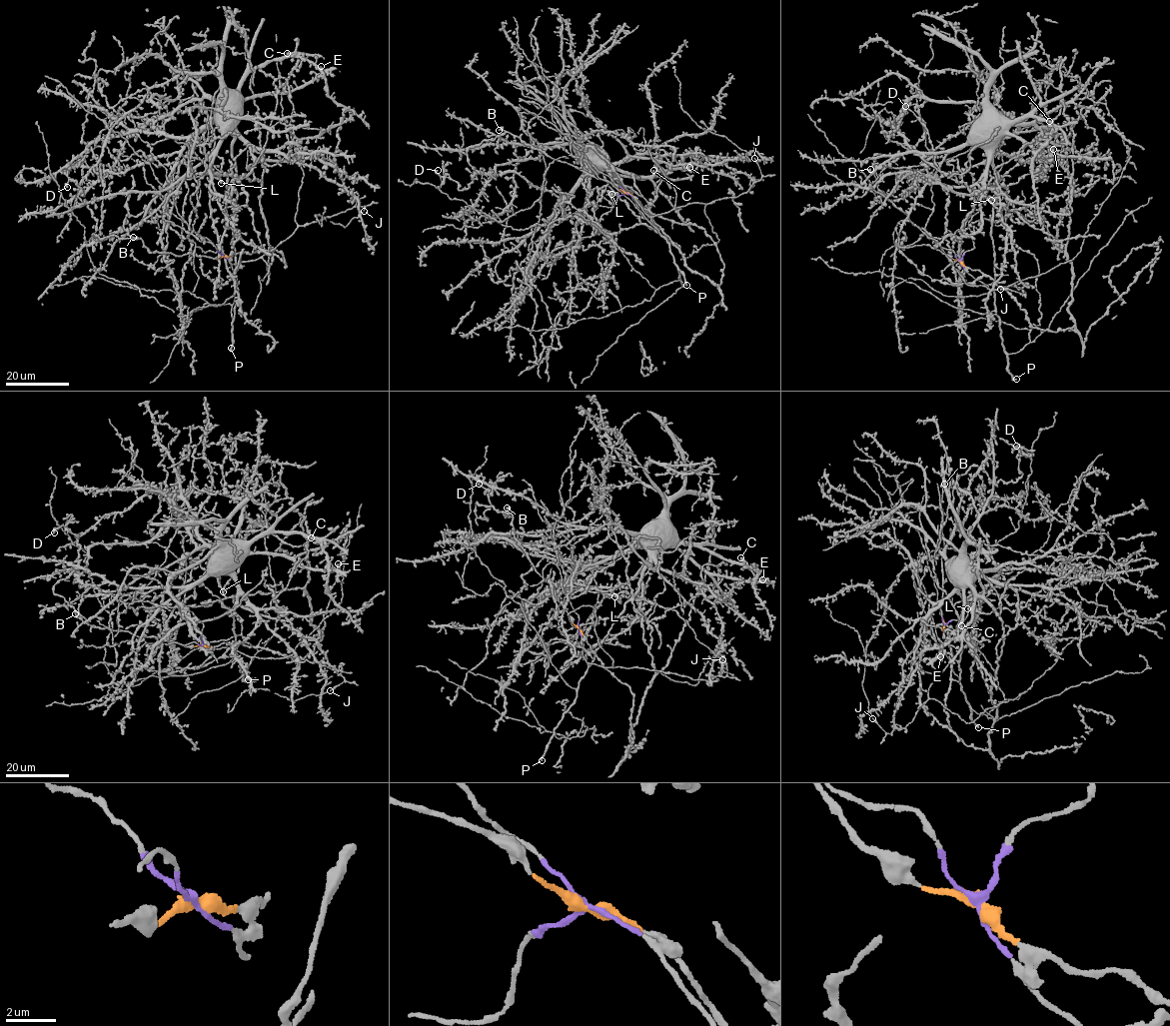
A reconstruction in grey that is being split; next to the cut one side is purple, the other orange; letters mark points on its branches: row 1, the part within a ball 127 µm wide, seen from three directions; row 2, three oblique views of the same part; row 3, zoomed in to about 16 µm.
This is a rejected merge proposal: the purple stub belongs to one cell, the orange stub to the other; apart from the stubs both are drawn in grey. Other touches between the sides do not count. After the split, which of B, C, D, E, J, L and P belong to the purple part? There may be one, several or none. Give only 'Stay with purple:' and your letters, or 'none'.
Stay with purple: C, E, J, P

